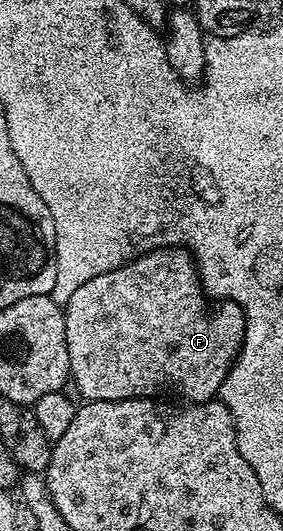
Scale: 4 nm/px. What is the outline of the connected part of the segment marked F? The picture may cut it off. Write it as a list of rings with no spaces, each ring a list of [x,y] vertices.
[[[165,246],[155,252],[145,252],[142,256],[119,264],[111,268],[106,274],[98,274],[90,278],[74,294],[70,294],[67,304],[63,305],[64,321],[66,322],[66,350],[70,354],[70,380],[78,391],[89,400],[143,400],[145,398],[175,398],[180,402],[201,404],[206,400],[215,400],[220,395],[220,387],[226,374],[232,369],[236,355],[244,341],[244,311],[232,300],[221,300],[208,312],[209,297],[206,295],[204,285],[200,283],[200,271],[196,268],[191,252],[180,246]]]

